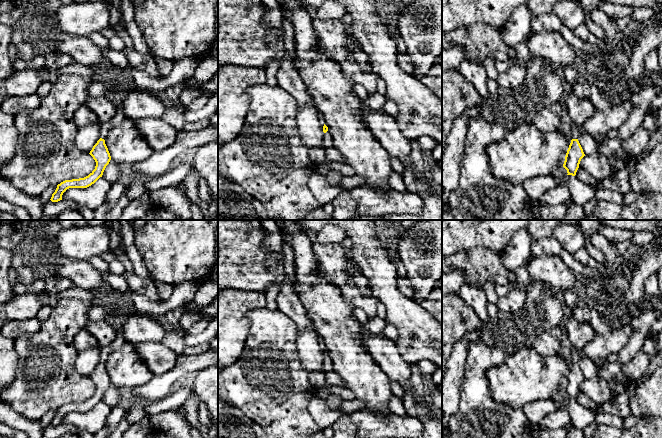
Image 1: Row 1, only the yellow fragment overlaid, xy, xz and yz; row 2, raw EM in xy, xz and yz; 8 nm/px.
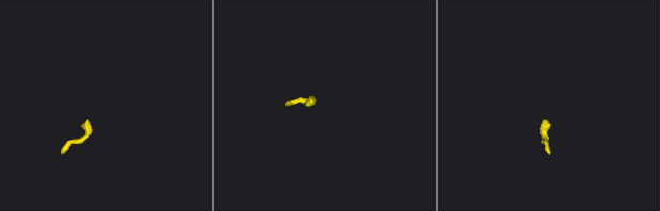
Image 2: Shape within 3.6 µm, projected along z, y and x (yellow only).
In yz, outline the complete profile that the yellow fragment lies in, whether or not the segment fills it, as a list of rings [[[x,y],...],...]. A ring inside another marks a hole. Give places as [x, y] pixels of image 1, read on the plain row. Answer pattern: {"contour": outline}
{"contour": [[[571,345],[568,347],[568,357],[572,364],[567,374],[563,391],[567,394],[567,399],[575,400],[579,392],[581,383],[585,380],[583,373],[578,365],[580,359],[579,350]]]}

